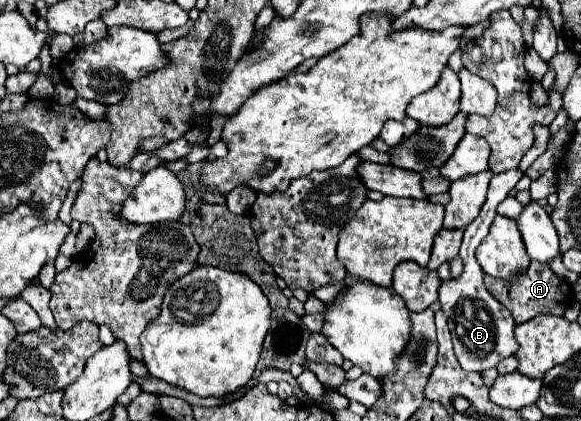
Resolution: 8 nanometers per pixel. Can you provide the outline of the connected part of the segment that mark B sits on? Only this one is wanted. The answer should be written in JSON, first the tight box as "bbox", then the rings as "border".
{"bbox":[439,169,523,373],"border":[[[511,169],[511,171],[503,171],[499,175],[493,175],[493,179],[489,183],[487,201],[485,201],[481,213],[477,215],[477,219],[465,229],[465,235],[463,235],[463,245],[459,249],[459,257],[463,259],[463,275],[459,275],[459,279],[445,279],[443,285],[439,287],[439,303],[441,303],[441,309],[447,315],[447,321],[451,327],[455,355],[465,371],[483,373],[485,369],[497,367],[497,363],[501,359],[511,357],[517,351],[517,341],[513,337],[513,329],[515,329],[513,315],[483,287],[485,275],[475,259],[475,249],[487,235],[489,225],[493,223],[493,219],[497,215],[497,205],[509,195],[509,191],[517,185],[517,181],[521,177],[523,177],[521,169]]]}

